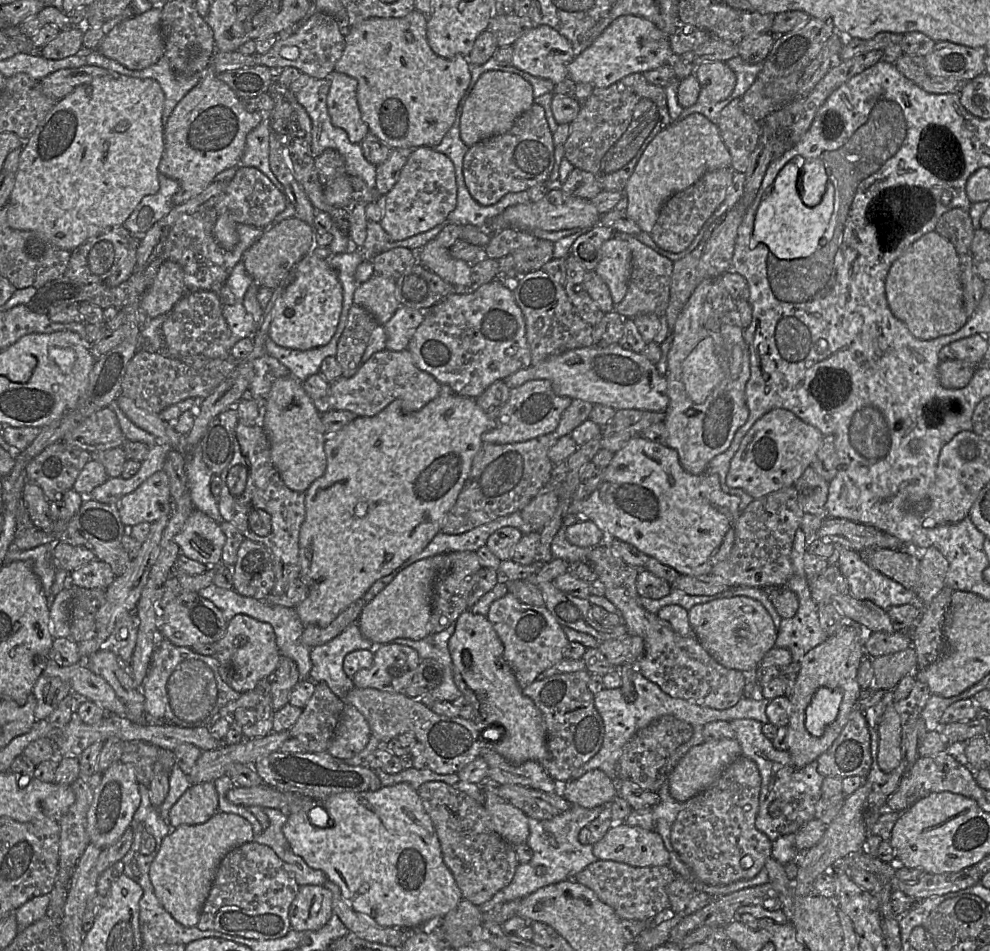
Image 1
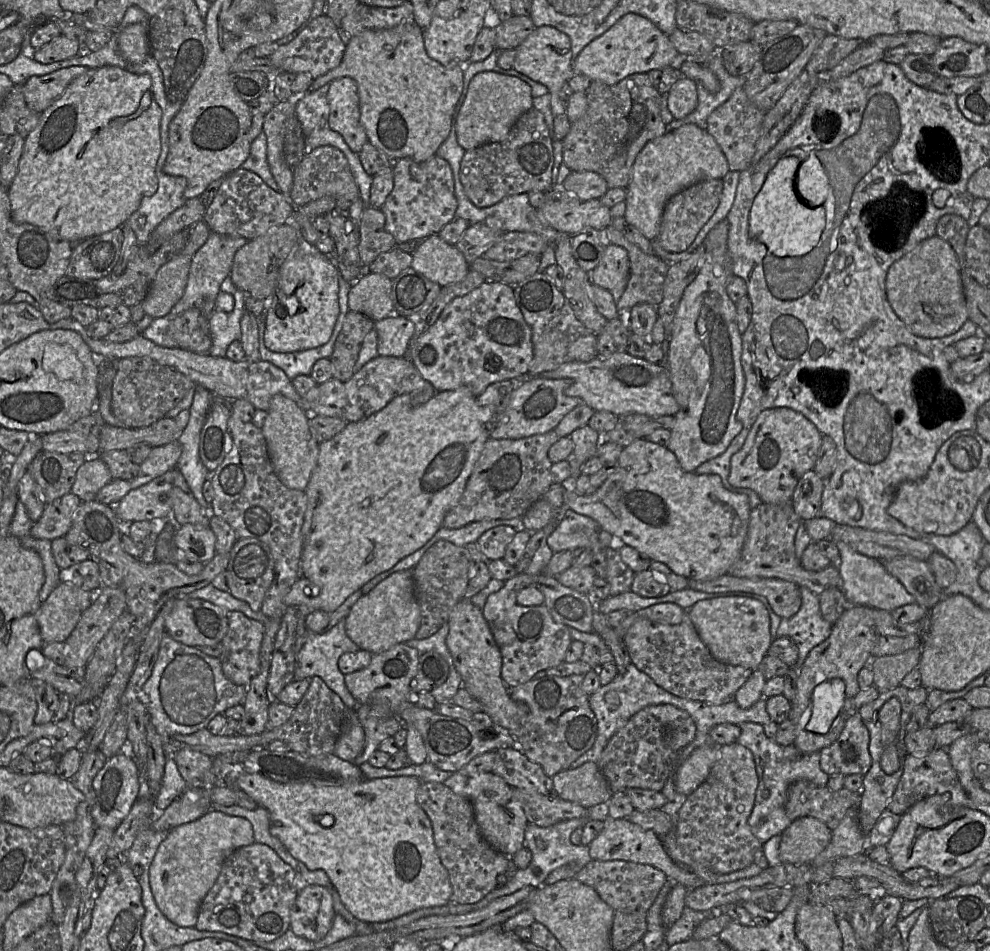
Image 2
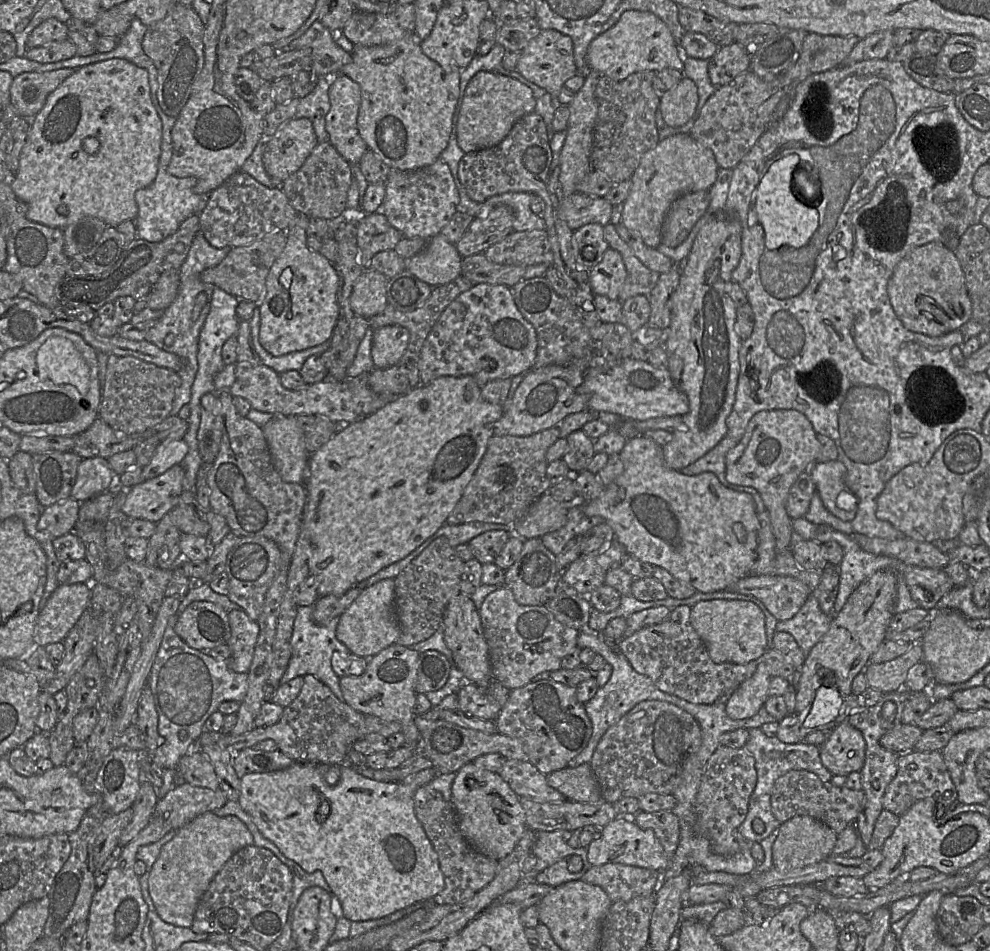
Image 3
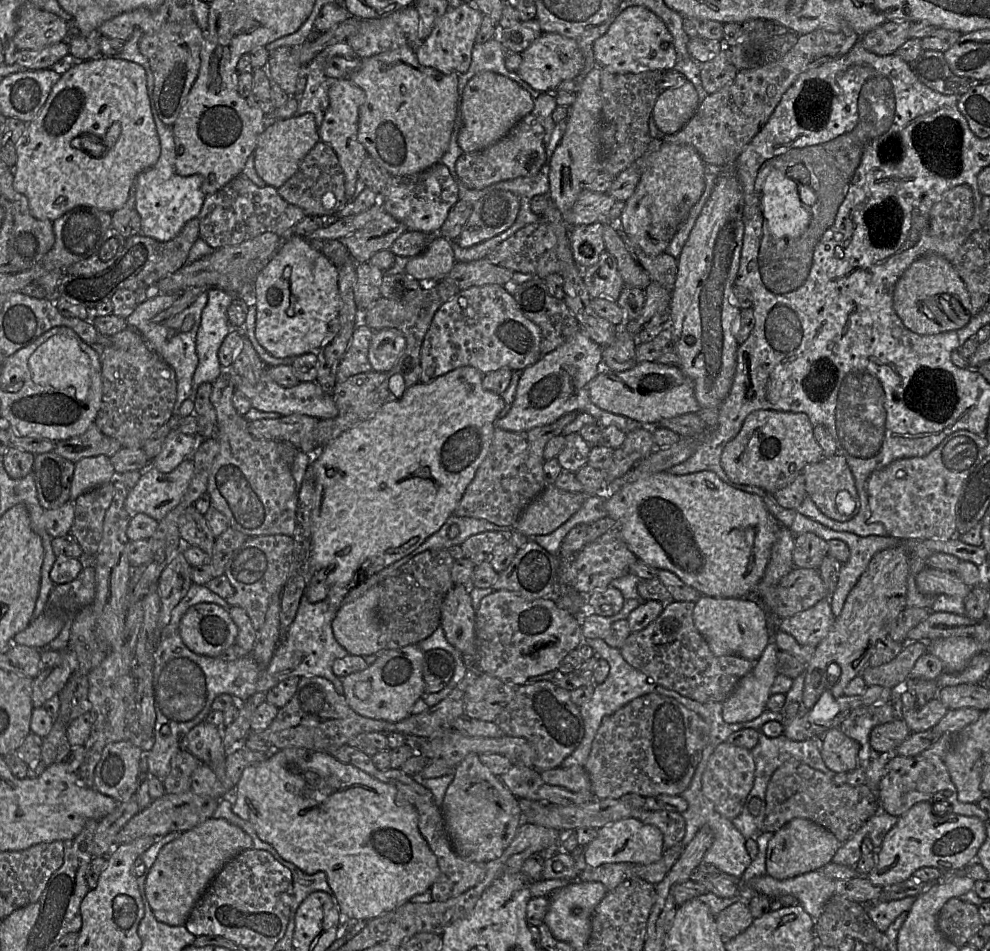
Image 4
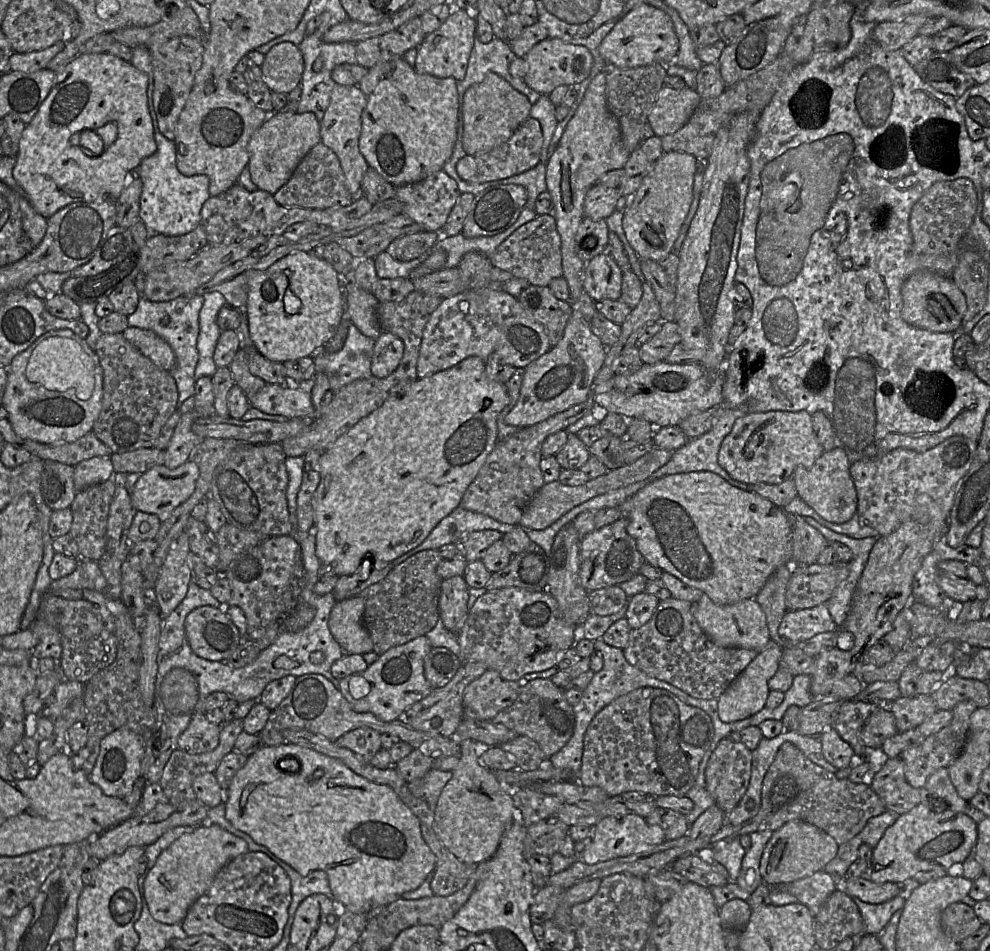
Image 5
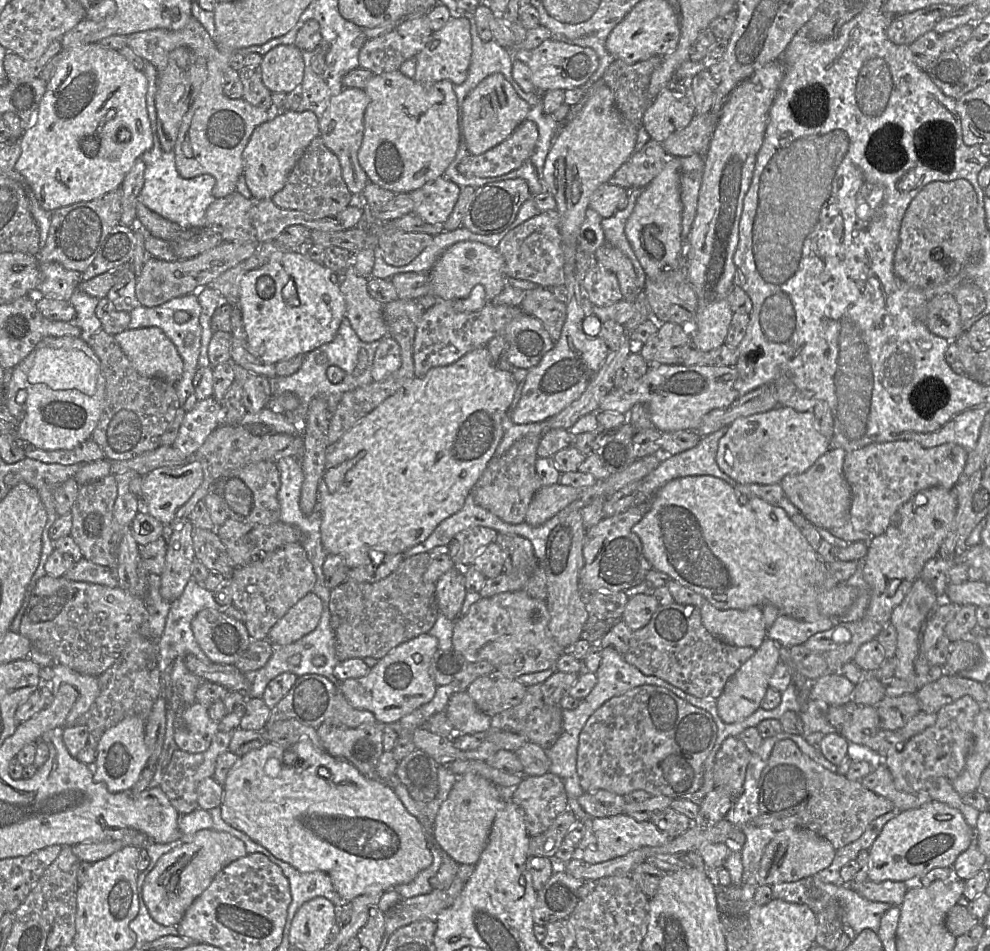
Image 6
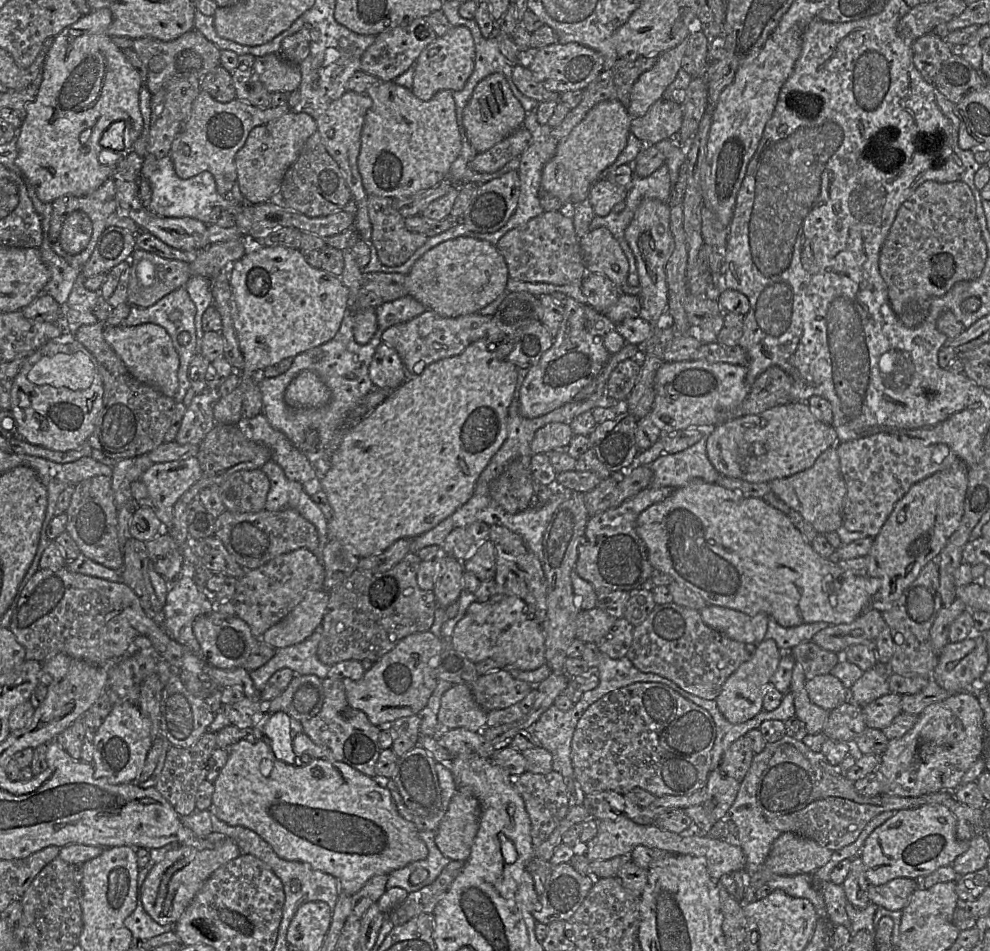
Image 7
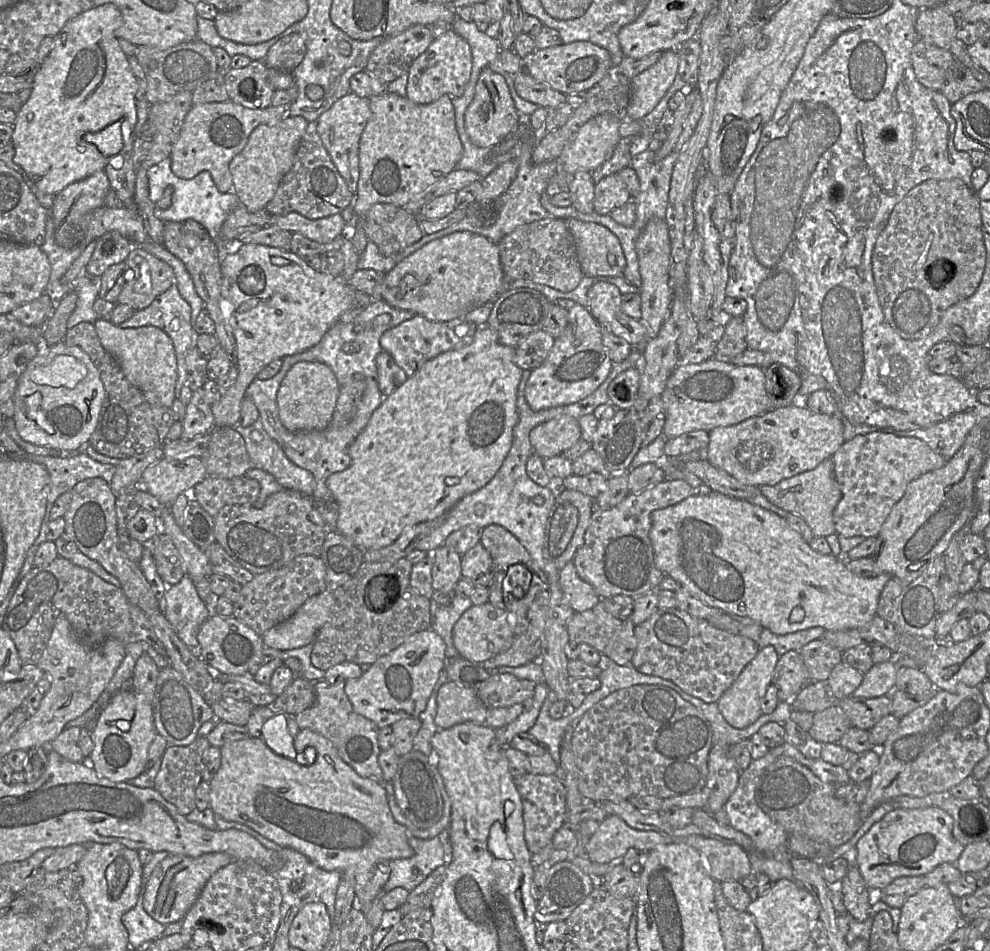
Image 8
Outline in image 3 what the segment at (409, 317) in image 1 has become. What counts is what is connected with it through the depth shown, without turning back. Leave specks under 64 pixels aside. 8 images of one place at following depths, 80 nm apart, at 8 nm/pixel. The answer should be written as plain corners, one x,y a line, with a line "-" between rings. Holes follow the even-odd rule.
399,325
375,329
371,348
375,368
386,369
395,365
405,353
409,338
409,330

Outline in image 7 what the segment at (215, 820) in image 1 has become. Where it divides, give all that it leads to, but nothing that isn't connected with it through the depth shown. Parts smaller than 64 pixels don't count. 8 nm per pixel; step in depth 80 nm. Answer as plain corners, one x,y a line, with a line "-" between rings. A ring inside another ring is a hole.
213,832
206,838
214,844
214,848
198,850
180,845
168,851
147,875
142,886
143,907
160,925
176,924
208,878
218,868
242,854
238,845
223,834

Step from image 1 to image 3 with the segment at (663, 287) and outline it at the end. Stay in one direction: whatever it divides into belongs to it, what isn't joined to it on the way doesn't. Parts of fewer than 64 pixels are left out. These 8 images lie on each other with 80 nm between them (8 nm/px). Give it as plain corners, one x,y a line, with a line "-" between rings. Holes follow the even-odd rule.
612,223
603,226
604,238
610,248
617,250
624,261
627,276
618,300
624,302
636,295
645,295
649,299
660,274
646,267
634,254
631,247
620,237

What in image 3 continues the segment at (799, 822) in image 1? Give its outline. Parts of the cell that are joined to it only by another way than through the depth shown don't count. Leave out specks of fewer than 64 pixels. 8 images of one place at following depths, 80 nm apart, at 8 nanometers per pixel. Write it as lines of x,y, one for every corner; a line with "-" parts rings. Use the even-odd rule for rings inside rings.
761,728
749,729
749,738
745,748
756,761
757,783
749,799
748,813
739,827
740,834
749,842
759,842
764,850
764,860
759,863
754,872
765,872
774,868
771,866
771,851
769,843
777,837
781,823
774,817
771,809
771,795
775,781
790,770
807,770
815,773
824,782
831,781
833,774
823,765
820,758
820,747
808,744
805,741
787,744
777,736
768,737
-
761,819
765,824
765,830
761,834
753,830
753,821

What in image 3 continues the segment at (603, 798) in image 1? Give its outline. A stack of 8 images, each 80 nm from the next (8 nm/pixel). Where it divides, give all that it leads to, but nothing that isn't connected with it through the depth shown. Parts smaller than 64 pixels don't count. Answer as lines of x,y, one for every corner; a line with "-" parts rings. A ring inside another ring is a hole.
589,763
574,768
565,767
546,777
548,785
559,791
567,800
580,803
601,803
604,800

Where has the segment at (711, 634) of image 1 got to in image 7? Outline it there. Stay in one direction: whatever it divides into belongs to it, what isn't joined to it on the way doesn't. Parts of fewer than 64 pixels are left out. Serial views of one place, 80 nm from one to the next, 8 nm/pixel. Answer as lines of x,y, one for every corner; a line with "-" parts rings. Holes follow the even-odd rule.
707,605
700,611
703,622
710,628
742,643
758,645
765,639
769,616
750,616
734,609

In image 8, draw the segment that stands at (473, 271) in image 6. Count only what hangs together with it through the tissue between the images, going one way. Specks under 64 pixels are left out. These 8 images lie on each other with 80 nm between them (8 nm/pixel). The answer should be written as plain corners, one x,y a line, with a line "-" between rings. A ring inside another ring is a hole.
460,231
425,244
386,273
381,299
430,321
447,322
464,319
469,312
494,301
502,290
508,289
498,245
470,231

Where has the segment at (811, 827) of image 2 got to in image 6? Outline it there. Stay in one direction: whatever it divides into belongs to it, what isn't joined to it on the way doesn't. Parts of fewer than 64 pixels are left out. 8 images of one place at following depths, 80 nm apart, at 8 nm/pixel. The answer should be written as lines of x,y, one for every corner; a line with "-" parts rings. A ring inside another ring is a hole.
787,828
776,832
763,852
757,874
757,885
771,886
814,876
831,864
835,852
836,850
828,840
808,829

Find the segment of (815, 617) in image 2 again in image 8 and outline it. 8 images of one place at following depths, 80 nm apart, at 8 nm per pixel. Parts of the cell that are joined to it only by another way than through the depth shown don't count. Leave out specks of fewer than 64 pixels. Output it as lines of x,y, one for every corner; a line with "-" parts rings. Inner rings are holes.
817,626
785,635
777,635
764,628
757,644
759,648
773,646
780,657
790,650
799,651
809,642
821,638
825,631
824,628

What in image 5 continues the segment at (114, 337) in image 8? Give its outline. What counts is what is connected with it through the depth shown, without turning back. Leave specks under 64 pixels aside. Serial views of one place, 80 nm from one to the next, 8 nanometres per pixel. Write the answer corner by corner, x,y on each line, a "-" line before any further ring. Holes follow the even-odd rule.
128,327
122,334
159,368
166,371
171,371
174,368
176,357
172,348
153,331

